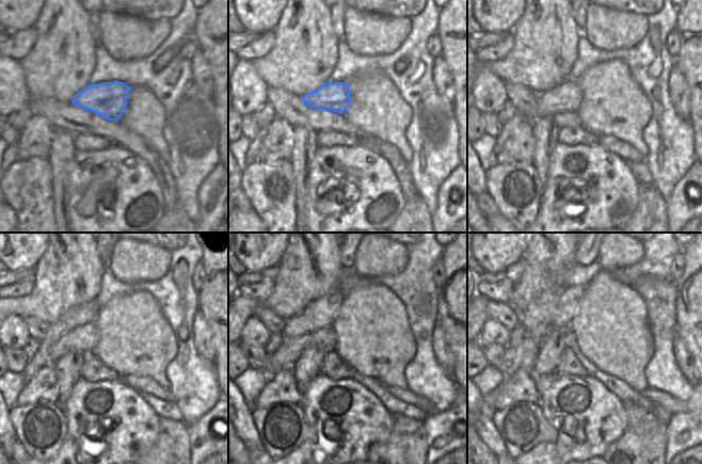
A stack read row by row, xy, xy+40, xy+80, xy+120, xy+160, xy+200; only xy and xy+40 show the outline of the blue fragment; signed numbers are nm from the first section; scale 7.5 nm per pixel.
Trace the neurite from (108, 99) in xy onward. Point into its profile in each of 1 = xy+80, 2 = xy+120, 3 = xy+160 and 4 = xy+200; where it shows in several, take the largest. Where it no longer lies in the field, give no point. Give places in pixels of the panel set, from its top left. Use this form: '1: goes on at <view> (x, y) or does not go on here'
1: goes on at xy+80 (565, 97)
2: goes on at xy+120 (84, 338)
3: goes on at xy+160 (285, 356)
4: goes on at xy+200 (521, 357)

